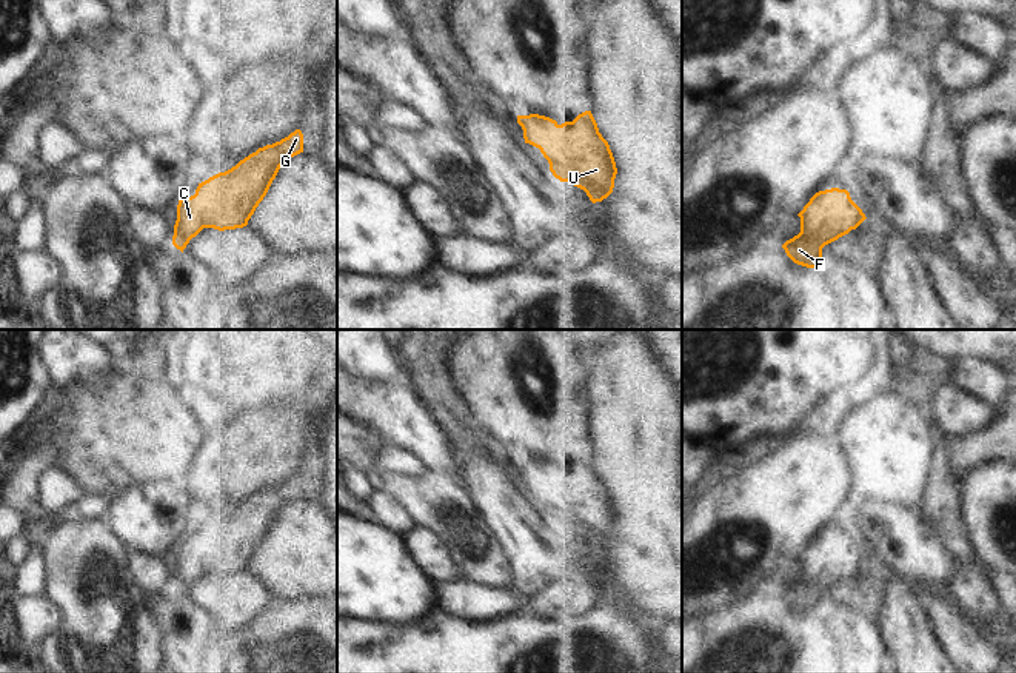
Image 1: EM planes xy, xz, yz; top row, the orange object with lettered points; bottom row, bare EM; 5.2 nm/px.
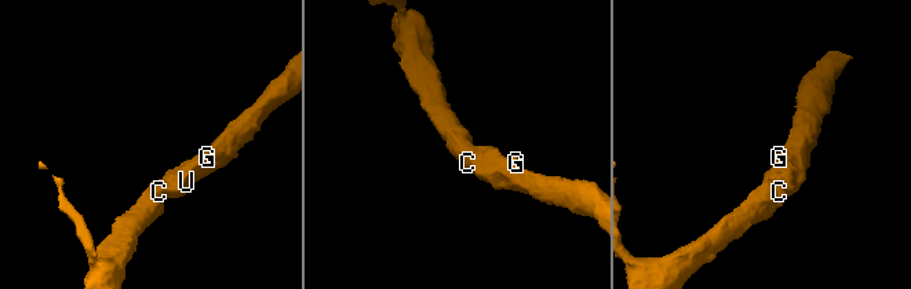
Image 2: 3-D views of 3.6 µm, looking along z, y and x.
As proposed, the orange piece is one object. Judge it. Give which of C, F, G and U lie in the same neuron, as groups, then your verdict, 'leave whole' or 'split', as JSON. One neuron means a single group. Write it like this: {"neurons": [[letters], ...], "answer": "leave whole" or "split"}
{"neurons": [["C", "F", "G", "U"]], "answer": "leave whole"}

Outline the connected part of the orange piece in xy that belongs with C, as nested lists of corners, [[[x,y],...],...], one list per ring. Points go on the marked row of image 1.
[[[296,129],[280,142],[259,148],[231,169],[199,183],[194,196],[179,200],[172,245],[183,253],[189,240],[203,228],[225,231],[246,226],[280,166],[300,152],[303,152],[303,134],[300,129]]]

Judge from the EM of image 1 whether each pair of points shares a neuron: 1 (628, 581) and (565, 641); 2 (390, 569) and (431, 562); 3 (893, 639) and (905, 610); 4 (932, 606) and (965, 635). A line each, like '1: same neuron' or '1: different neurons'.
1: different neurons
2: different neurons
3: same neuron
4: same neuron

